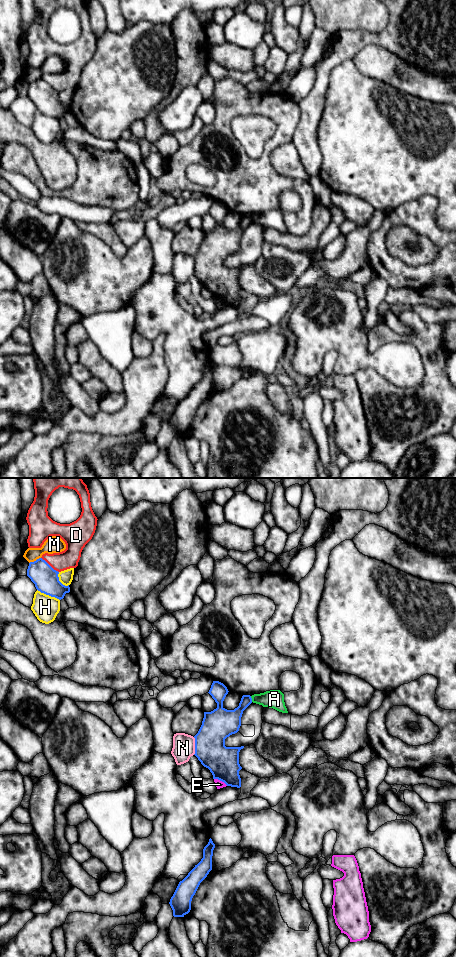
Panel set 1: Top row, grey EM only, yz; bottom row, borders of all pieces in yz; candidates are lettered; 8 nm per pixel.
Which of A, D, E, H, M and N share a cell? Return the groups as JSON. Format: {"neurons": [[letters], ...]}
{"neurons": [["A"], ["D"], ["E"], ["H"], ["M"], ["N"]]}

